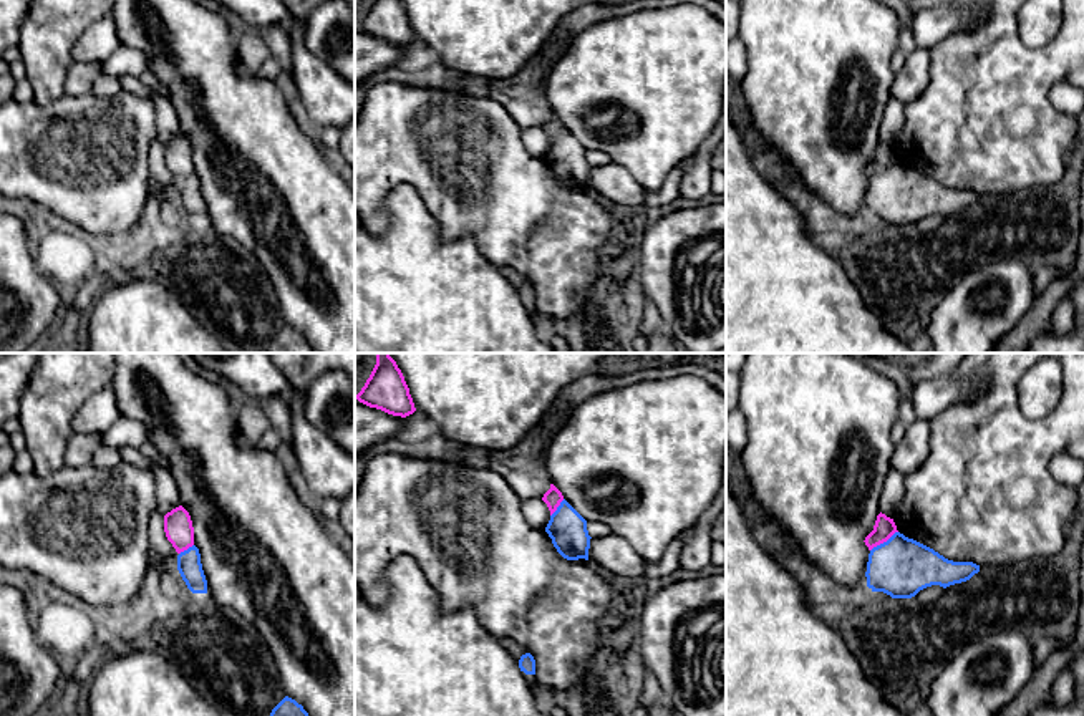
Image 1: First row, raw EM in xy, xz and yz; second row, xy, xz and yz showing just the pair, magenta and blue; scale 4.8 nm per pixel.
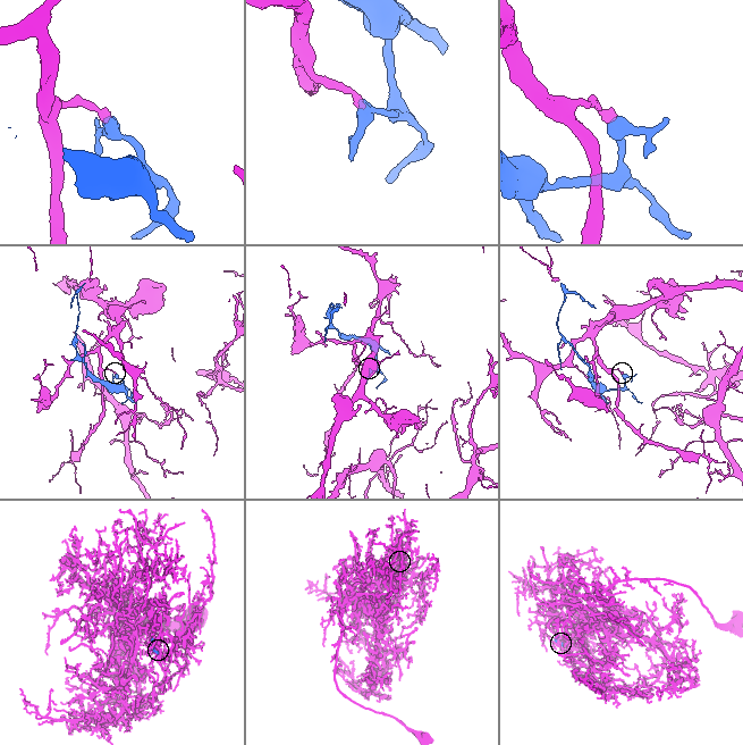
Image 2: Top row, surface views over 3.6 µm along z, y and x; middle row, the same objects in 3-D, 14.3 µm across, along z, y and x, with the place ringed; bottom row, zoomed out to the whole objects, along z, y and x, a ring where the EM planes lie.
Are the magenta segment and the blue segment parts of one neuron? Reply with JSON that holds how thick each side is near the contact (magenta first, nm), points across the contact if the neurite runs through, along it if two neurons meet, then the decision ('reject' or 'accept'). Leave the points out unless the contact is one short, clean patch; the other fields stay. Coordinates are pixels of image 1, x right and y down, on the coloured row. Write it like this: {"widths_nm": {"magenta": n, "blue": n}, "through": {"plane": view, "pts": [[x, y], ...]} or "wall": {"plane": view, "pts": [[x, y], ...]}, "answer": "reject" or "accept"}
{"widths_nm": {"magenta": 100, "blue": 300}, "wall": {"plane": "yz", "pts": [[897, 531], [871, 551]]}, "answer": "reject"}

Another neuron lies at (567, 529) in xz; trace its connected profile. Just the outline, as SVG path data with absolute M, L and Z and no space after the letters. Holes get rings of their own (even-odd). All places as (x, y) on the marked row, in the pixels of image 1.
M565 499L550 515L545 532L564 559L588 560L592 537L587 530L587 520Z

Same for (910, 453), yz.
M917 418L907 426L907 433L902 441L895 444L892 467L903 477L915 472L927 461L930 431L932 424Z

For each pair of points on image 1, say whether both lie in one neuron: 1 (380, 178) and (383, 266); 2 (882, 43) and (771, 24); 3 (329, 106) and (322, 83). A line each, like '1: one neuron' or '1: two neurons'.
1: two neurons
2: one neuron
3: one neuron

